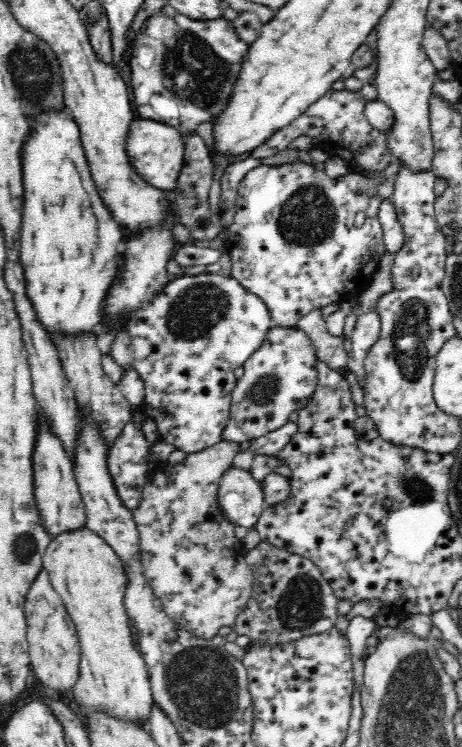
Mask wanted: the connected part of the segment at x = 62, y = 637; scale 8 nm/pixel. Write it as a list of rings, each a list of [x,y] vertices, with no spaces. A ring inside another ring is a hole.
[[[40,569],[33,580],[25,596],[24,612],[33,678],[59,693],[72,690],[79,679],[81,661],[79,638],[76,625],[50,582],[48,571]]]

